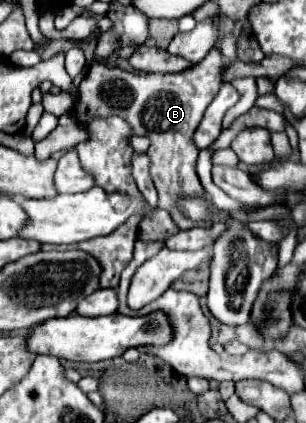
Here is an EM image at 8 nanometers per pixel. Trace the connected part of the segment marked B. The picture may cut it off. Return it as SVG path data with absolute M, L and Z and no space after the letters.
M213 47L201 63L175 75L133 73L119 67L107 67L105 63L93 63L93 69L89 69L87 77L79 85L79 97L71 111L79 125L89 125L93 119L117 115L129 123L133 135L145 135L151 139L149 175L159 193L159 207L169 211L177 227L213 227L213 221L191 223L191 219L183 219L183 215L179 215L179 207L175 207L175 195L205 195L195 171L199 149L195 147L191 135L197 129L205 107L221 87L223 65L223 55L217 47Z

